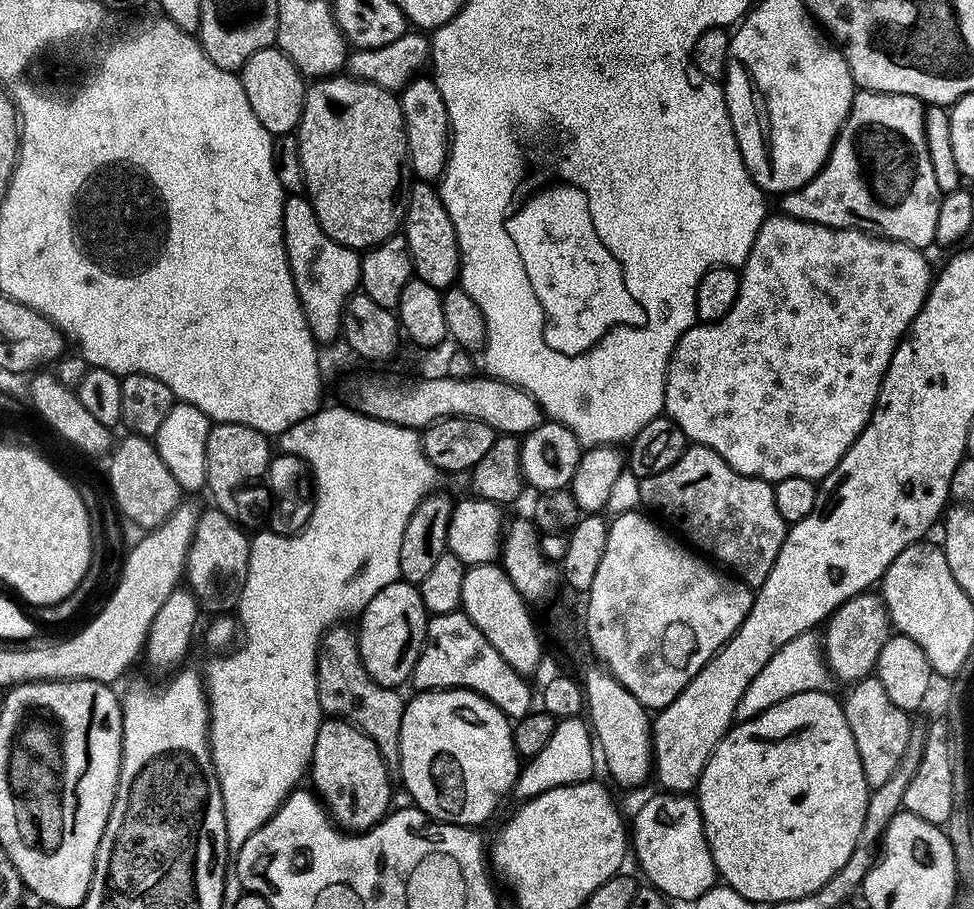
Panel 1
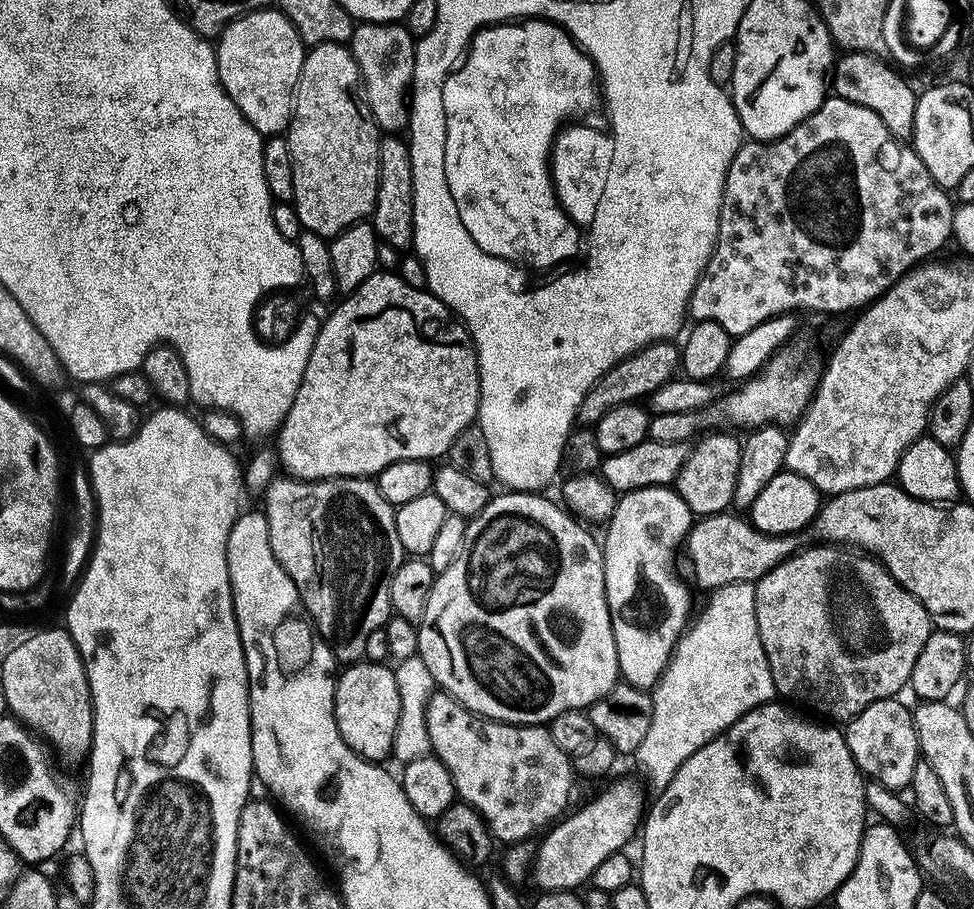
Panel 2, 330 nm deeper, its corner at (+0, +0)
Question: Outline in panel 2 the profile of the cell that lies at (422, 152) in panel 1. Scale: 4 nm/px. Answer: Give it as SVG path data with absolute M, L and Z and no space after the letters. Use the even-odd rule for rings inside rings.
M357 23L352 29L350 47L360 67L362 95L376 124L385 133L400 134L408 127L410 115L410 89L416 40L403 23Z

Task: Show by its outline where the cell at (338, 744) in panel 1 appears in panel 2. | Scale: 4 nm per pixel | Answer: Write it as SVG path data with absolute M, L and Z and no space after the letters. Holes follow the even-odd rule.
M357 662L347 665L336 677L334 690L334 718L340 736L364 760L384 762L392 756L394 738L398 730L398 718L402 710L402 698L398 694L395 671L384 662Z

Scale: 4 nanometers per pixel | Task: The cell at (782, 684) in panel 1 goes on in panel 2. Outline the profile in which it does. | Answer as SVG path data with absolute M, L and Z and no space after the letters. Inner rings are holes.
M734 582L711 593L708 605L684 629L684 635L676 643L676 651L668 661L652 692L652 721L650 730L642 746L634 754L640 759L644 772L648 775L647 787L653 790L665 788L674 774L702 746L706 746L715 736L726 732L735 720L742 719L751 708L769 703L777 695L766 654L762 650L762 638L758 634L756 617L755 583Z

